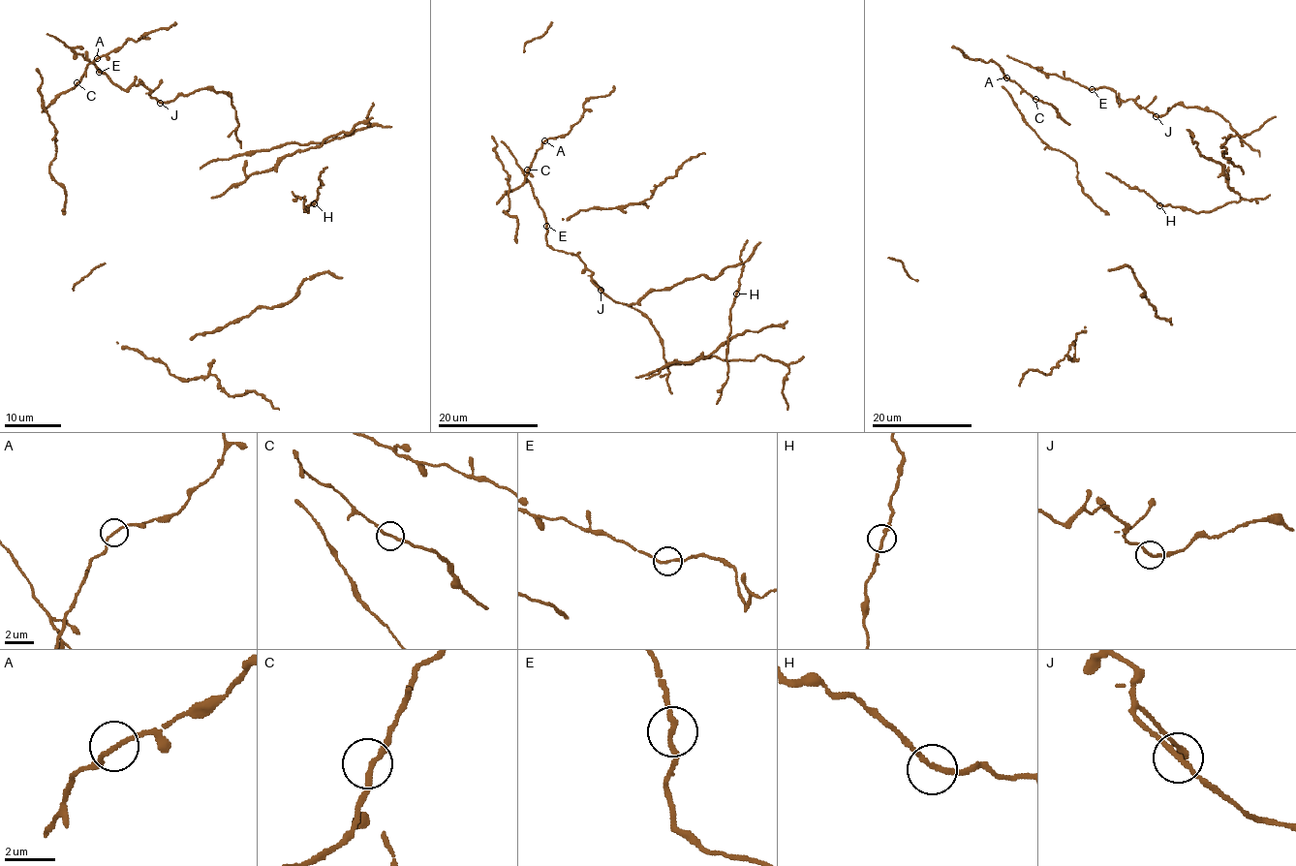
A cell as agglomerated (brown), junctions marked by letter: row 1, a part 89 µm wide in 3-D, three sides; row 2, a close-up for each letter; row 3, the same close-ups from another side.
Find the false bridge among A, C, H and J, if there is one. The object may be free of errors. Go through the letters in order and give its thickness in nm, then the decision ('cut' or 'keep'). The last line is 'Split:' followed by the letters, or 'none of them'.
A: calibre 160 nm; keep
C: calibre 190 nm; keep
H: calibre 190 nm; keep
J: calibre 180 nm; keep
Split: none of them

